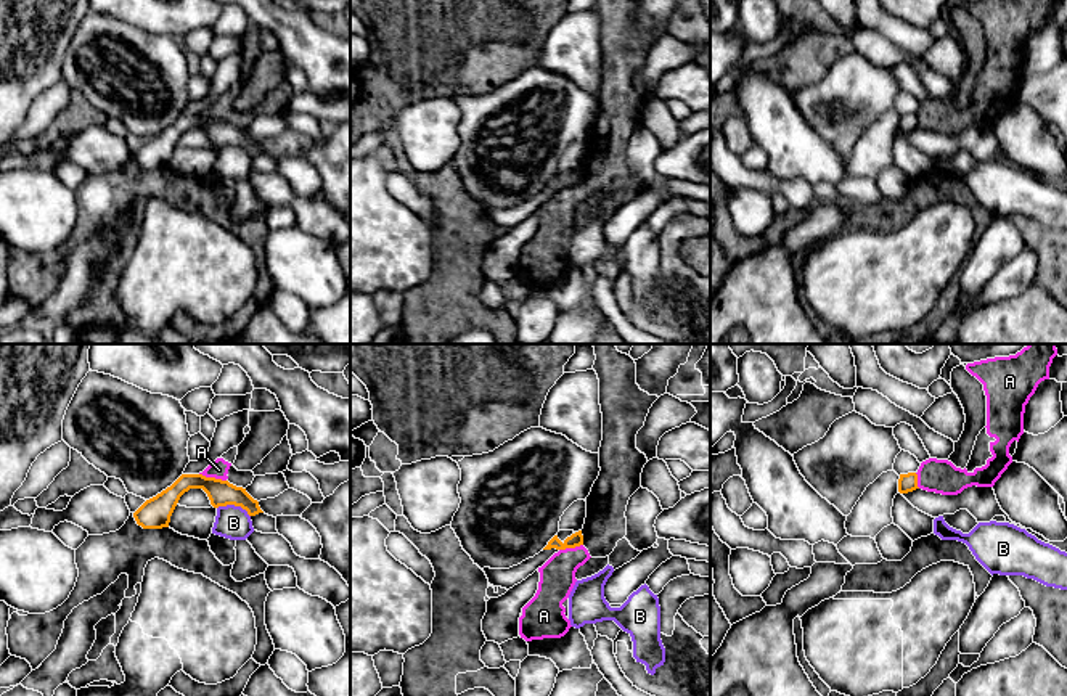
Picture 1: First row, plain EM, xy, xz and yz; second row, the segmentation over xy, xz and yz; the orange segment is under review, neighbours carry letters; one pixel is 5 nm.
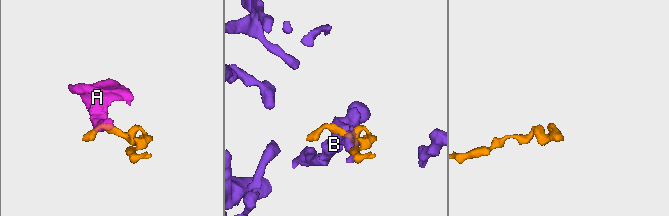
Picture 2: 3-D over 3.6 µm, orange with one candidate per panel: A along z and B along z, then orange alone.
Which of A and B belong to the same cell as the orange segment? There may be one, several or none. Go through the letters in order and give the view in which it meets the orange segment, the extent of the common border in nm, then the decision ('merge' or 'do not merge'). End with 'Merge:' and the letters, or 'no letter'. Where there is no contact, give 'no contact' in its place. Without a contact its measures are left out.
A: xy | 140 nm | do not merge
B: xy | 180 nm | do not merge
Merge: no letter

